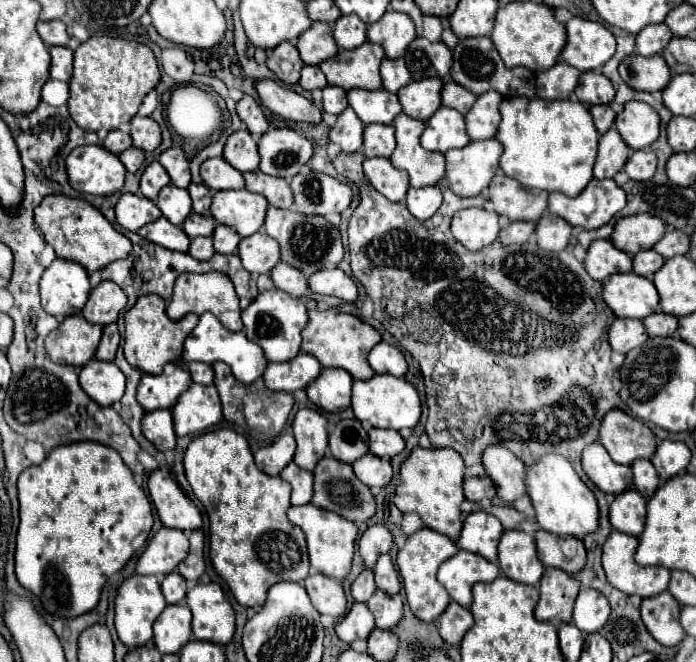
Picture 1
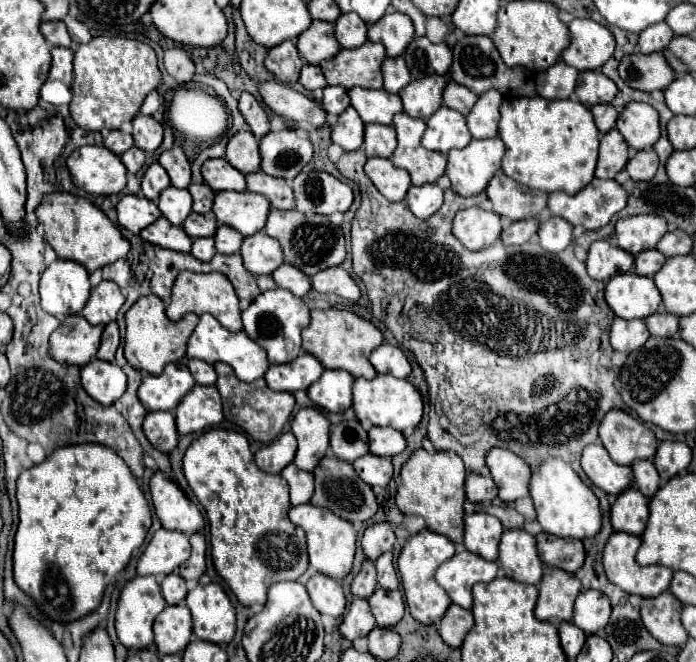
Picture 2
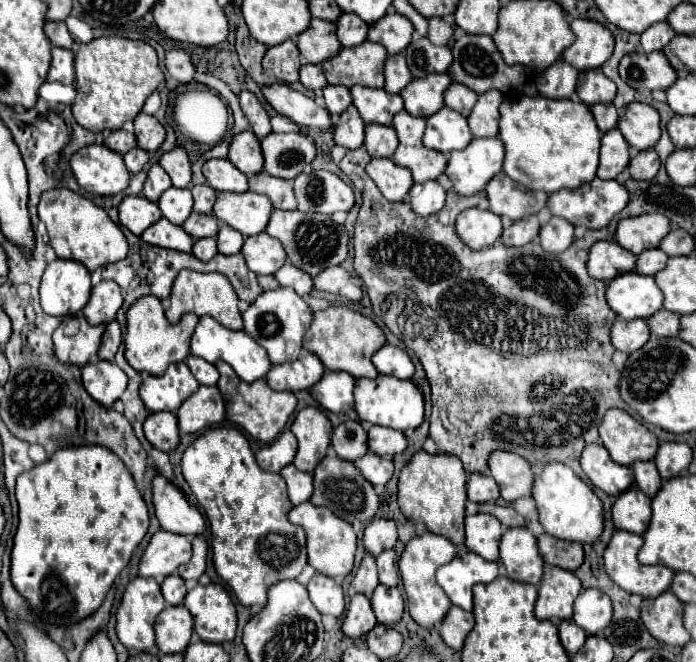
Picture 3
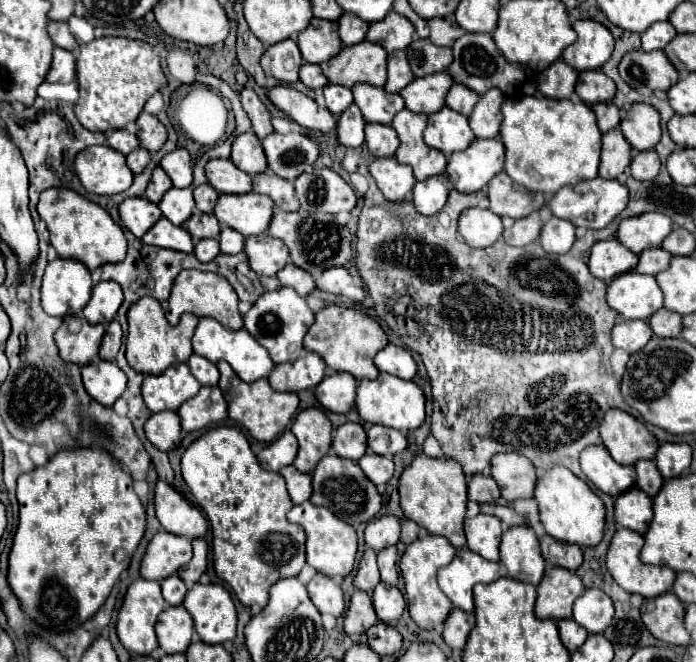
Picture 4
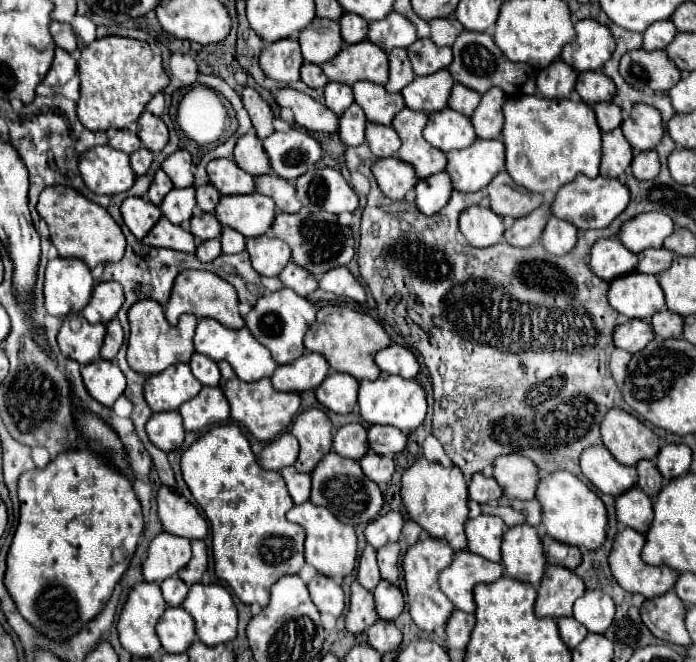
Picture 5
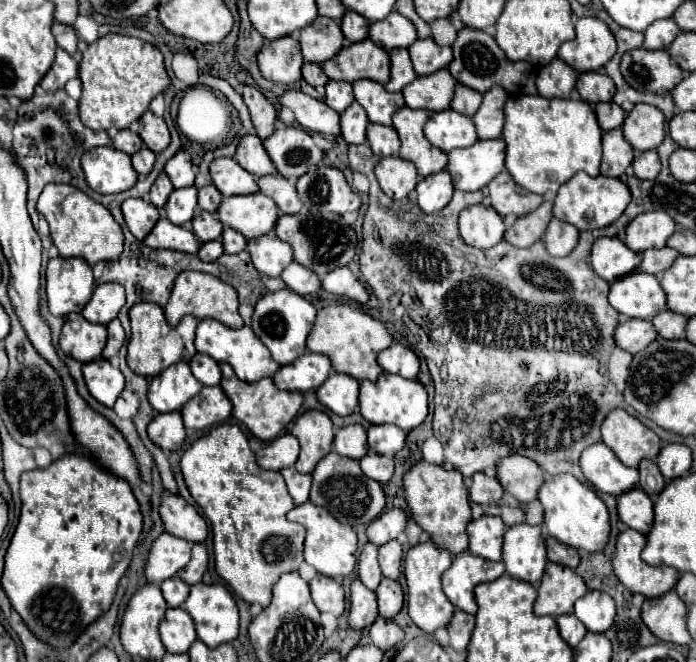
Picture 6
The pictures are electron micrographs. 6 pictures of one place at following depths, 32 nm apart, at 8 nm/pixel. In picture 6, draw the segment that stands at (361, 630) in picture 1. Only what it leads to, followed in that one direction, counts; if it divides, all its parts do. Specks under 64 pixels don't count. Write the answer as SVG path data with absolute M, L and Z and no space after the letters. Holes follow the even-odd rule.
M356 578L350 586L350 614L348 614L348 624L356 630L368 628L376 616L378 616L378 608L376 608L376 592L366 588L360 578Z

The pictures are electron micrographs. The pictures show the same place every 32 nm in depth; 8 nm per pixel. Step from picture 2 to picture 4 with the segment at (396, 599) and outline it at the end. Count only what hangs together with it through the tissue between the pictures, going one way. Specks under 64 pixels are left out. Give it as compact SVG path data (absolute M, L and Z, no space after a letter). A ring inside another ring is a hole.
M380 582L374 588L372 602L374 602L374 610L378 614L378 620L382 620L386 624L394 624L406 608L402 592L396 586L388 586L384 582Z

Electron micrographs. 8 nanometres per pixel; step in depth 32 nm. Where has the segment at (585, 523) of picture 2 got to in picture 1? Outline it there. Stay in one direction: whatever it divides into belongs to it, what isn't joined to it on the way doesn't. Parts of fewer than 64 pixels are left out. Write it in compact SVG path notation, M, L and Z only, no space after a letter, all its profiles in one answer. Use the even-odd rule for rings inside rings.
M542 456L534 466L528 466L528 480L526 480L528 494L532 498L536 520L542 530L558 534L558 536L576 536L584 538L598 530L600 510L594 492L580 480L574 472L572 464L562 456Z

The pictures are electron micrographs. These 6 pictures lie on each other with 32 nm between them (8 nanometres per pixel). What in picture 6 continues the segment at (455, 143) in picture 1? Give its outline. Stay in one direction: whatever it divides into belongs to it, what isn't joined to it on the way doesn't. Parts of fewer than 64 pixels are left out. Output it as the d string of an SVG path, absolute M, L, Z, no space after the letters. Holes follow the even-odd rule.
M452 108L432 112L430 120L426 122L424 134L434 146L438 146L444 152L450 152L454 148L468 148L478 140L472 118L458 114Z

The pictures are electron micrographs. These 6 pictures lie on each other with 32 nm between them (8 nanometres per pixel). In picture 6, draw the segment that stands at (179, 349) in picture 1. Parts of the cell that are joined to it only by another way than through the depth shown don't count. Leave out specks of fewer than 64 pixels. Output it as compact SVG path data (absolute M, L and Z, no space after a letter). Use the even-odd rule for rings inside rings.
M134 304L130 310L132 338L128 342L128 366L140 376L158 376L170 364L180 360L190 360L196 354L194 348L194 330L198 320L194 316L184 316L182 326L168 326L162 308L156 304Z

